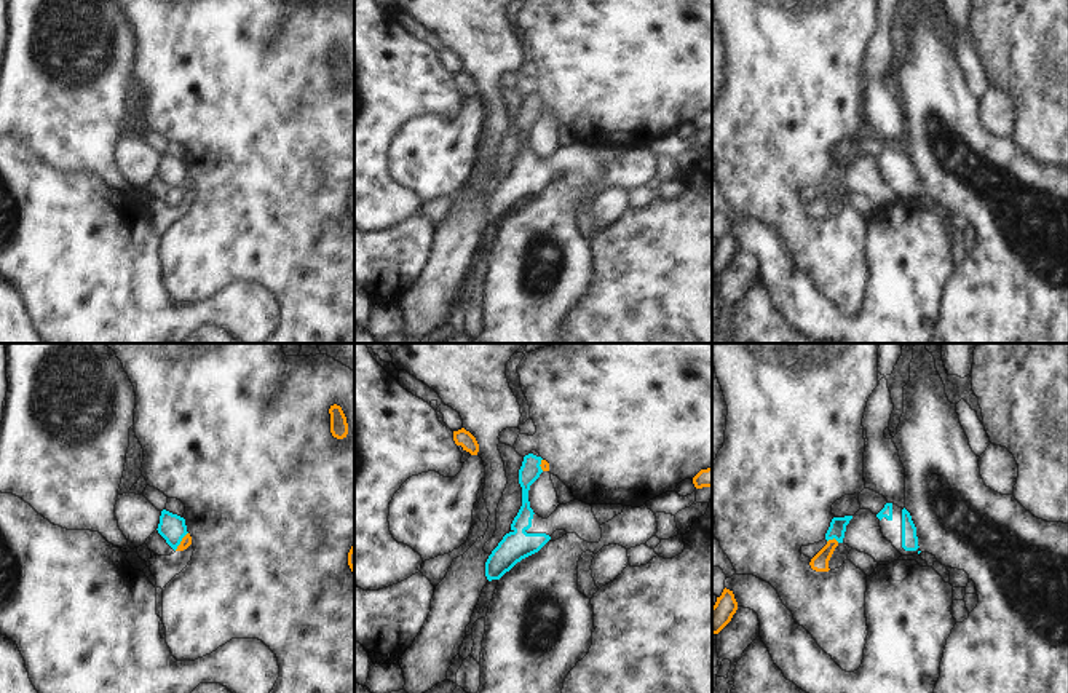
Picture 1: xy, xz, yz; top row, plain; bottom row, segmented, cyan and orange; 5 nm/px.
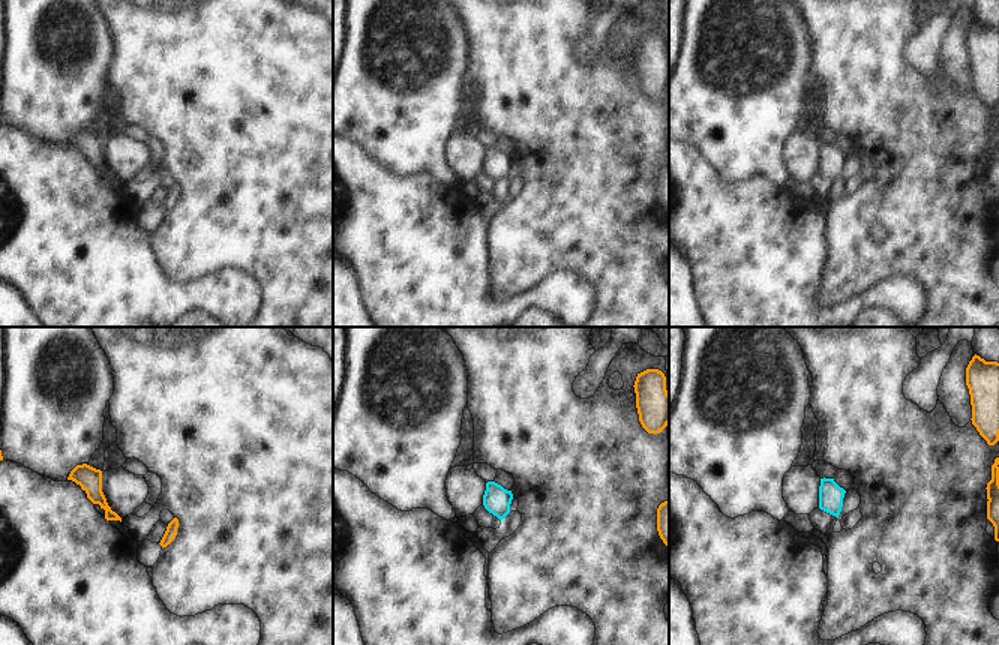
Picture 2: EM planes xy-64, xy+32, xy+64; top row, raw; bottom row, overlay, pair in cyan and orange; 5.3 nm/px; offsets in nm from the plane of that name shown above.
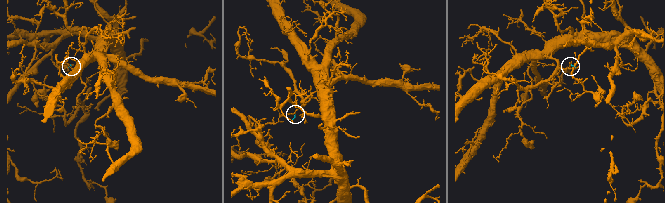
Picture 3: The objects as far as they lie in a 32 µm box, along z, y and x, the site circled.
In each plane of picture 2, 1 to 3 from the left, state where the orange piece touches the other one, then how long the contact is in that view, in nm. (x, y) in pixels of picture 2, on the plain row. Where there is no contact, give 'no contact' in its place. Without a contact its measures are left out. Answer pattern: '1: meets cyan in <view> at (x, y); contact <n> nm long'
1: no contact
2: no contact
3: no contact

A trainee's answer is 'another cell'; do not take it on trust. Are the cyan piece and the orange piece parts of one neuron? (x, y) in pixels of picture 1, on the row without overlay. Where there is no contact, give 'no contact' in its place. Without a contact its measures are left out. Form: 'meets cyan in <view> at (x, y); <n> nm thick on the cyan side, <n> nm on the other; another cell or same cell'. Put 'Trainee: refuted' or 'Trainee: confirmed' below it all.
meets cyan in xy at (181, 182); 140 nm thick on the cyan side, 50 nm on the other; another cell
Trainee: confirmed

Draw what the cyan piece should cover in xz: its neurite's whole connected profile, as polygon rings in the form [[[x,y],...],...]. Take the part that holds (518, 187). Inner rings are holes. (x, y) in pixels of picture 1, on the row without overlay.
[[[536,93],[524,99],[519,112],[522,148],[511,166],[511,174],[503,179],[485,204],[485,219],[489,224],[500,222],[517,204],[538,195],[556,172],[576,176],[587,185],[599,185],[602,180],[602,171],[592,155],[592,148],[576,141],[567,147],[559,147],[548,161],[533,155],[528,133],[543,115],[540,109],[541,102]]]

